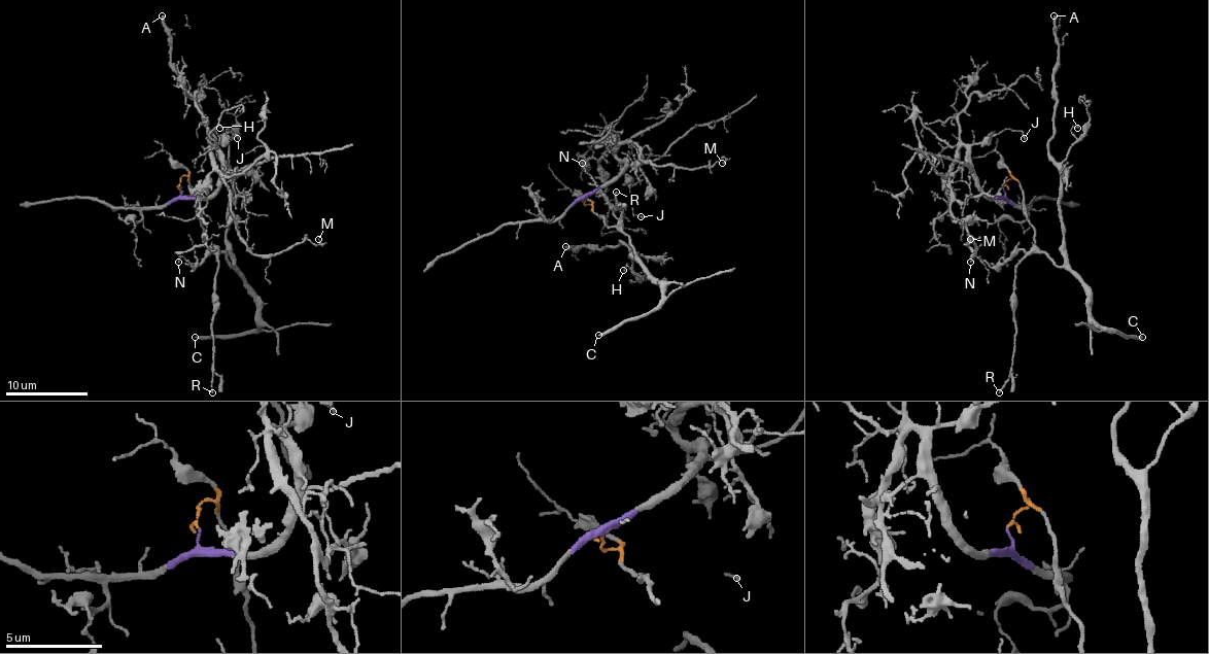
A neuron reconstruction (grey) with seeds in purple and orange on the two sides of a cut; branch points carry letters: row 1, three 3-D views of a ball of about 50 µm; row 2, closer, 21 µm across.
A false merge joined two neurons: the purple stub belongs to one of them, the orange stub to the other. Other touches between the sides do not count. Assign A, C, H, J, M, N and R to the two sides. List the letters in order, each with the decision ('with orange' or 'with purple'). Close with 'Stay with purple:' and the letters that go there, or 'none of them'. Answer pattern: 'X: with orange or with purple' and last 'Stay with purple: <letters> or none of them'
A: with orange
C: with orange
H: with orange
J: with purple
M: with purple
N: with orange
R: with orange
Stay with purple: J, M

